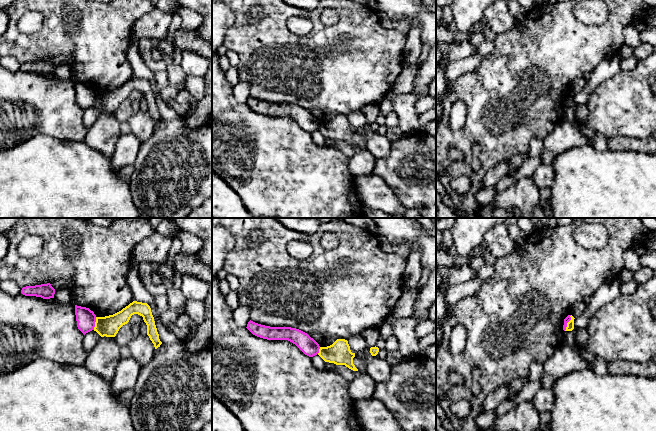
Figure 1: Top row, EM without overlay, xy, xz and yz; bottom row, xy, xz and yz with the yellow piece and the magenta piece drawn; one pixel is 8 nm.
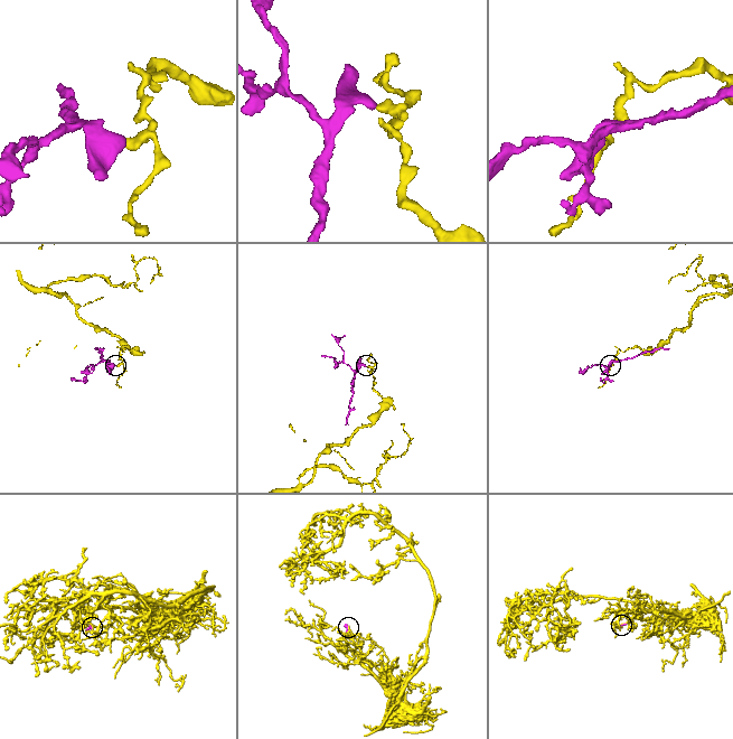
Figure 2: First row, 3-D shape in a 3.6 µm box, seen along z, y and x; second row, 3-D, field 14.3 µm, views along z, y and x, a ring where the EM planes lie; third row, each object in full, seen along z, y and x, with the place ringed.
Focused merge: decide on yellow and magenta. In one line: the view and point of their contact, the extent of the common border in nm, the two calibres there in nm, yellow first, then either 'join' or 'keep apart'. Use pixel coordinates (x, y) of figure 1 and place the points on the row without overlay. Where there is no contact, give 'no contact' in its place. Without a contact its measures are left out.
yz (567, 99) | 140 nm | 60/50 nm | keep apart

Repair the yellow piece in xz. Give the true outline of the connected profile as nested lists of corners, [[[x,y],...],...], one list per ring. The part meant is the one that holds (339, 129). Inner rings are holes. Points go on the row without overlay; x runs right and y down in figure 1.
[[[337,115],[332,121],[320,123],[318,131],[329,139],[336,141],[345,141],[353,147],[358,145],[353,140],[355,129],[352,129],[348,117],[345,115]]]

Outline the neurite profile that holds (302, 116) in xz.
[[[249,97],[246,103],[253,111],[267,116],[288,116],[305,131],[313,133],[319,129],[319,120],[307,109],[291,103],[270,103]]]

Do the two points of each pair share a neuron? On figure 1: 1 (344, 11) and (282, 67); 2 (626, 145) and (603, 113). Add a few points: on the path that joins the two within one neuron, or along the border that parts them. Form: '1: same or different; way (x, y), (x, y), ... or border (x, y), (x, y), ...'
1: same; way (337, 29), (300, 66)
2: different; border (642, 138), (613, 135), (608, 139)

